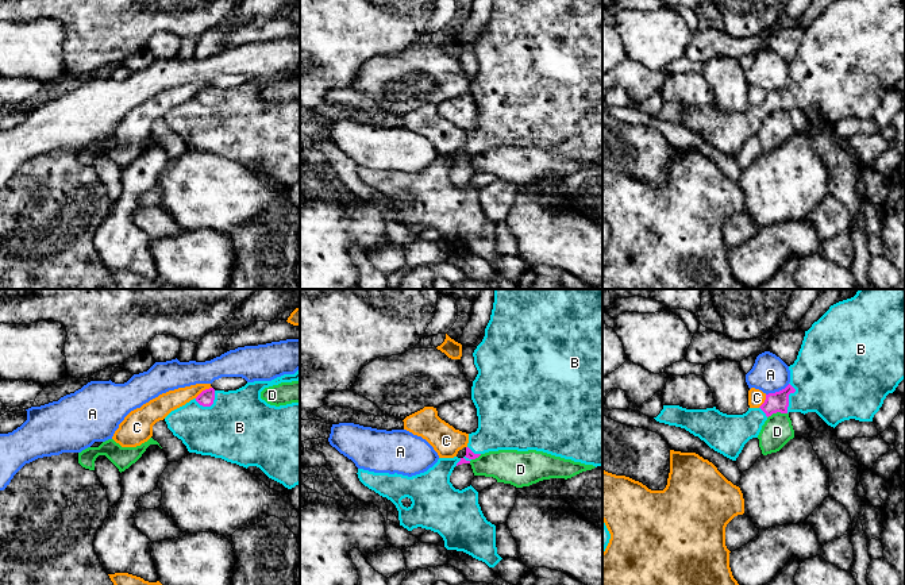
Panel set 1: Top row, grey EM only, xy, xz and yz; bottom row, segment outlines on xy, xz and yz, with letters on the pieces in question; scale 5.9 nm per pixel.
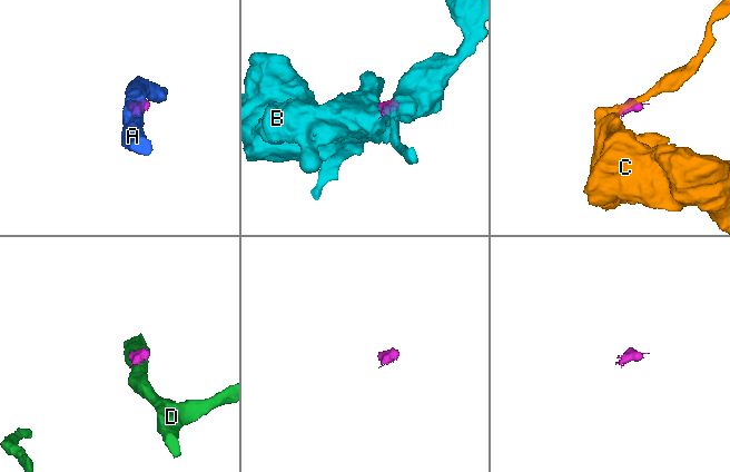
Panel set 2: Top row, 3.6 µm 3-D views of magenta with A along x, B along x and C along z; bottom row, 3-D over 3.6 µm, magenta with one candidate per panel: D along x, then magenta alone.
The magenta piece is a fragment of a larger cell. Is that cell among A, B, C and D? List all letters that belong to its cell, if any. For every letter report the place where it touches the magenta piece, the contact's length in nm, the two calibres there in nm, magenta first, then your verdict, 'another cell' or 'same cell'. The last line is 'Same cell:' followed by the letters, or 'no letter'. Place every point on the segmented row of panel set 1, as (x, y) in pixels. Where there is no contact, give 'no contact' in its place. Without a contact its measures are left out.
A: yz (777, 392) | 160 nm | 120/220 nm | another cell
B: yz (788, 397) | 180 nm | 120/380 nm | same cell
C: xy (203, 391) | 120 nm | 90/120 nm | another cell
D: yz (777, 411) | 120 nm | 120/180 nm | another cell
Same cell: B

